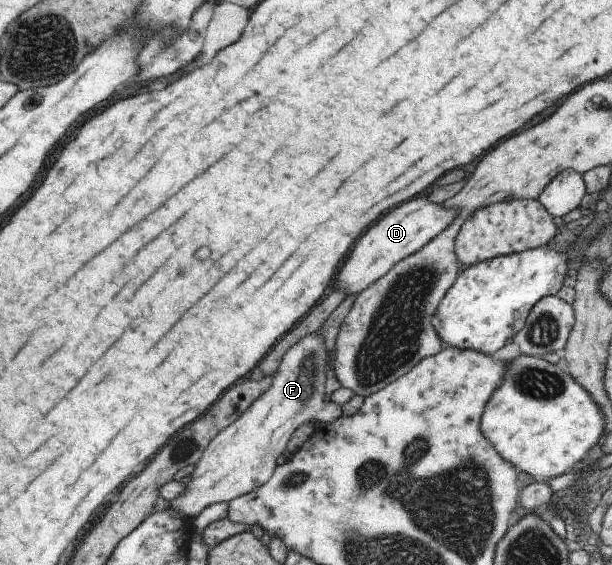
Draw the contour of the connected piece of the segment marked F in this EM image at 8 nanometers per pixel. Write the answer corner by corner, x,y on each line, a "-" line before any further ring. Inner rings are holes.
317,332
295,343
281,359
272,375
271,385
234,421
222,429
189,472
189,482
182,494
164,506
172,508
183,520
191,521
213,503
231,501
263,485
276,466
275,458
285,449
291,433
299,425
315,419
330,422
341,414
340,405
323,403
325,345

